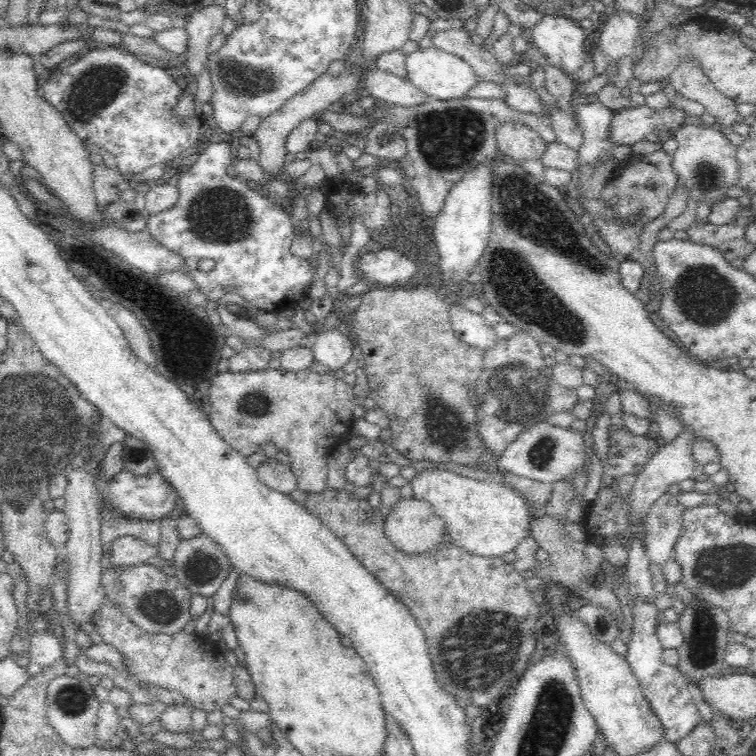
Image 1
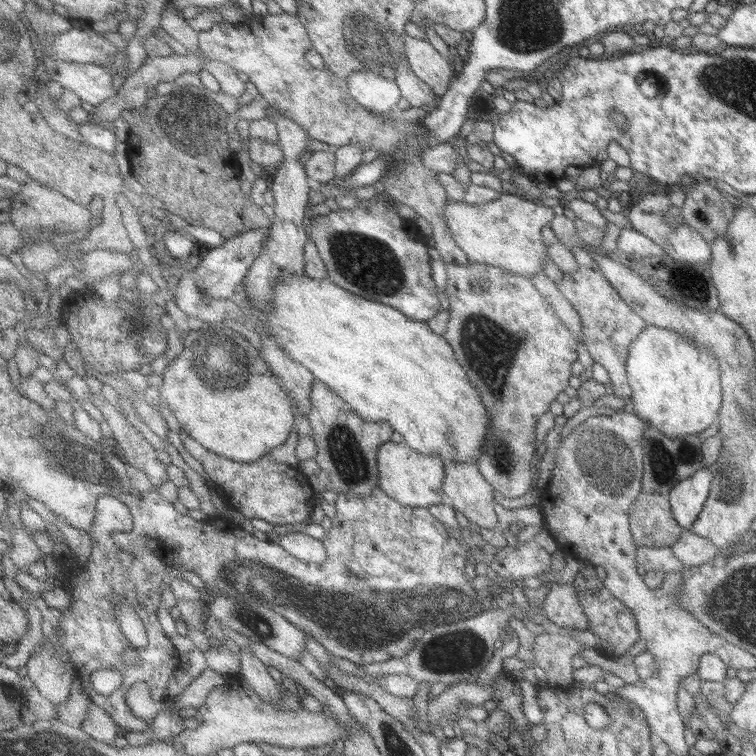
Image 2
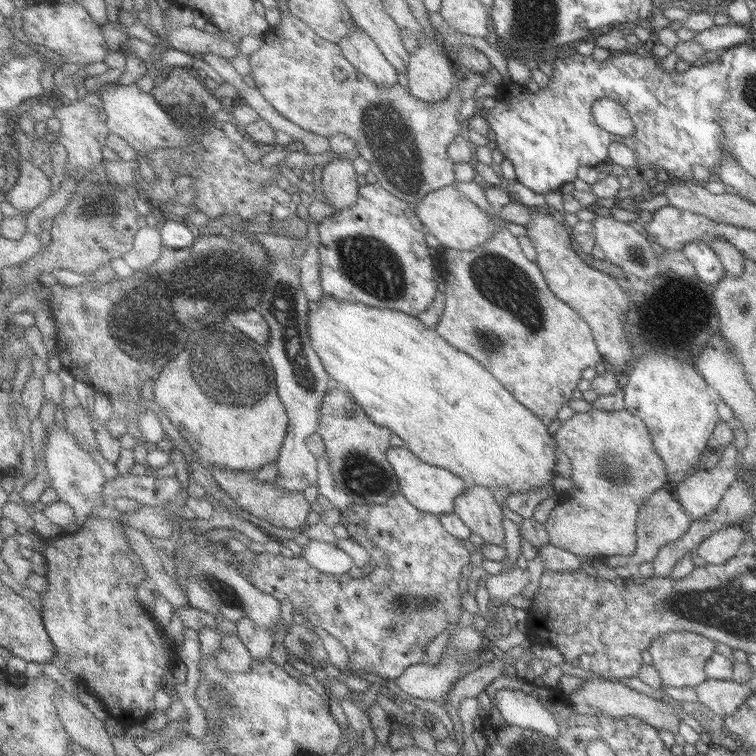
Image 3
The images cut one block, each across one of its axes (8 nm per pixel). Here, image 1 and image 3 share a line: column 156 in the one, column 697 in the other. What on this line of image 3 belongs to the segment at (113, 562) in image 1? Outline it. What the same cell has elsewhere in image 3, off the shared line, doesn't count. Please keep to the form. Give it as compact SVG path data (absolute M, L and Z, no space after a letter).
M727 526L719 532L713 532L695 552L701 560L707 562L707 566L709 564L721 566L737 554L743 540L745 540L745 528L741 530L739 526Z

